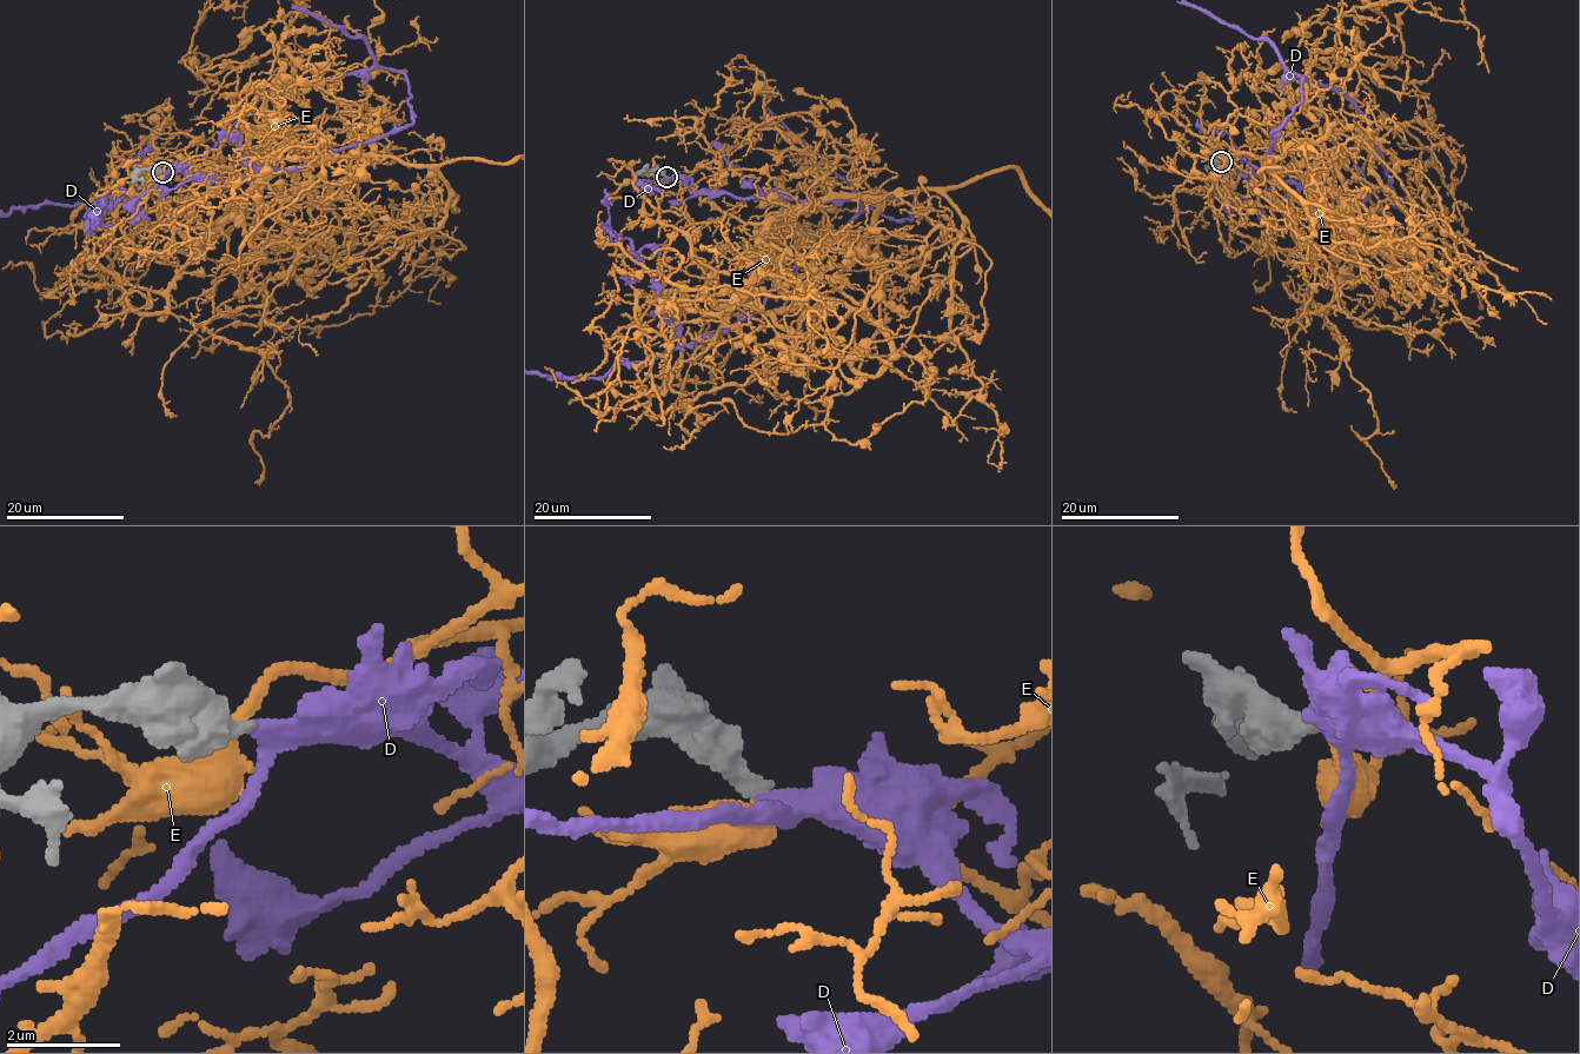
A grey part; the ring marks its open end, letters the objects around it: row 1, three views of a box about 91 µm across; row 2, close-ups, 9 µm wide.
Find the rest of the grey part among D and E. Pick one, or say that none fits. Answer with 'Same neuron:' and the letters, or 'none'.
Same neuron: D

